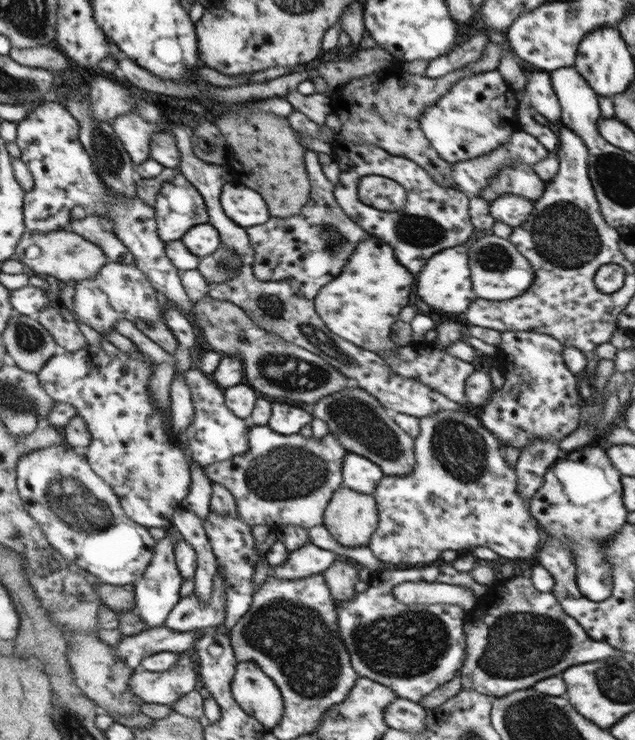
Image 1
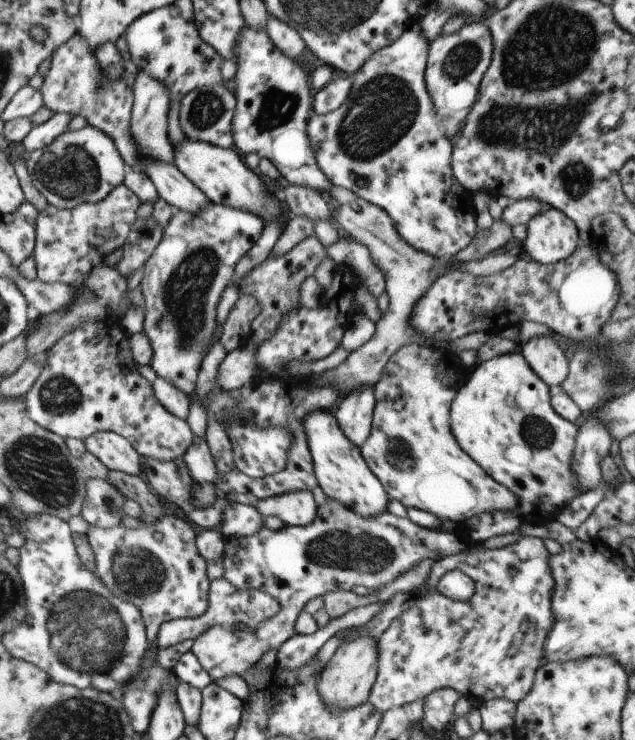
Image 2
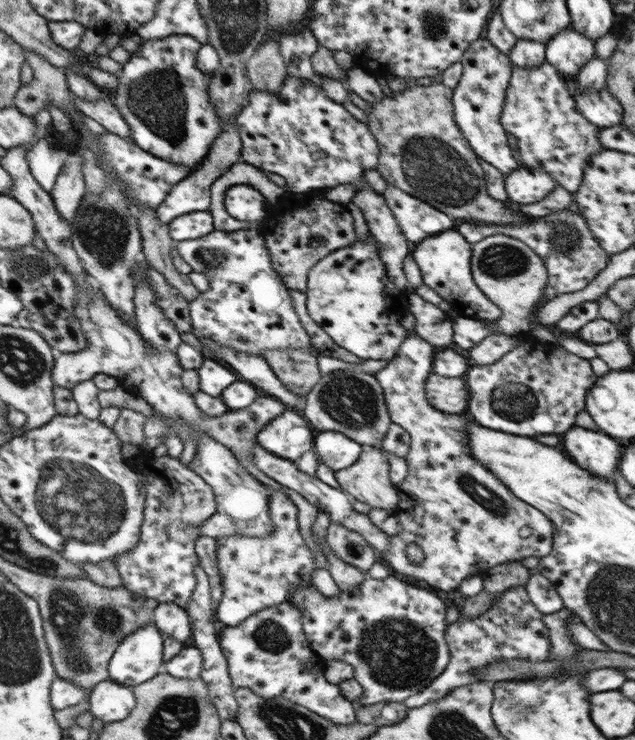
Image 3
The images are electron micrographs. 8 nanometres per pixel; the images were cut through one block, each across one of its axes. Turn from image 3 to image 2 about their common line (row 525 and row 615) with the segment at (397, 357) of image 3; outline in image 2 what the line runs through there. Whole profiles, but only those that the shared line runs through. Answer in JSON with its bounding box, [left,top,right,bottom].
[367,536,553,713]

